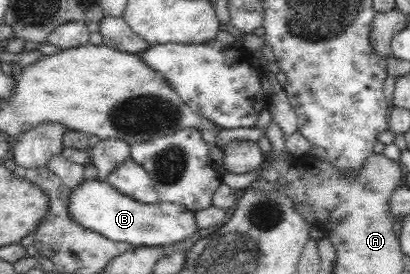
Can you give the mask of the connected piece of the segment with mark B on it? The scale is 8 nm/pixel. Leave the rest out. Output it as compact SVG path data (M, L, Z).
M98 177L83 179L70 190L68 212L82 227L95 231L106 239L130 243L132 247L170 246L199 231L195 213L188 207L163 201L141 203Z

